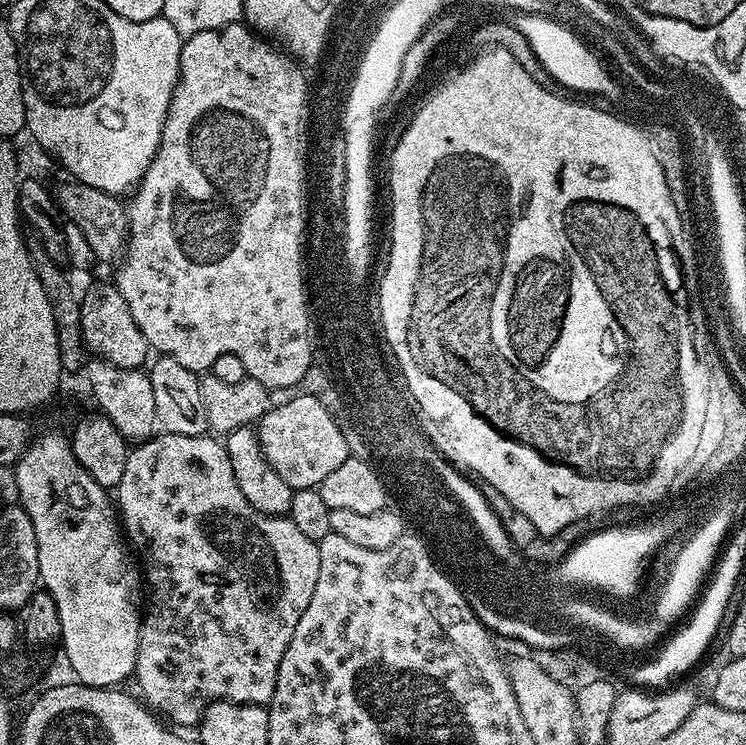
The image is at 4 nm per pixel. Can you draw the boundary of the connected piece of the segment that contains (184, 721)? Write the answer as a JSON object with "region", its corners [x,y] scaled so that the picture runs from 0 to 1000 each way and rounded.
{"region":[[[216,579],[213,583],[205,583],[200,591],[186,592],[172,608],[169,632],[164,636],[164,647],[155,650],[153,671],[158,678],[158,693],[164,699],[165,713],[190,758],[190,773],[196,780],[196,815],[192,817],[188,835],[180,903],[180,914],[182,913],[184,921],[188,922],[186,933],[192,944],[205,957],[218,962],[221,968],[232,966],[232,969],[225,969],[232,973],[243,972],[243,974],[236,973],[243,979],[252,977],[256,972],[257,976],[267,973],[273,952],[286,940],[308,940],[314,945],[353,945],[355,948],[361,945],[367,932],[378,878],[383,878],[383,867],[389,867],[394,840],[399,840],[399,830],[410,824],[416,813],[416,803],[421,803],[421,787],[426,787],[428,729],[410,722],[410,717],[405,717],[405,711],[399,711],[399,706],[394,706],[394,701],[386,693],[358,693],[340,685],[340,679],[335,679],[335,674],[324,668],[324,658],[319,658],[314,631],[308,631],[308,615],[303,609],[300,597],[284,583],[256,585],[255,583],[228,583]]]}

